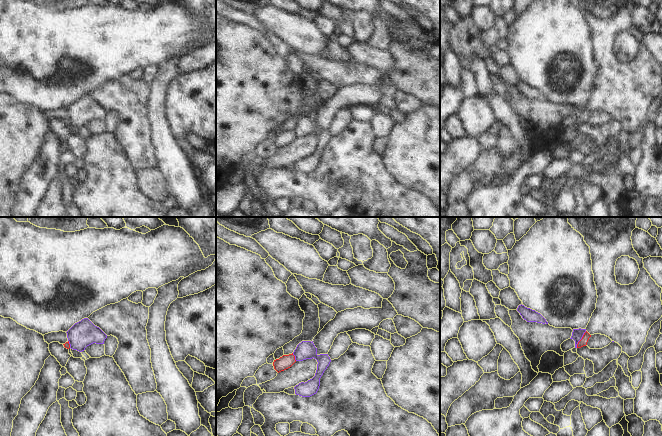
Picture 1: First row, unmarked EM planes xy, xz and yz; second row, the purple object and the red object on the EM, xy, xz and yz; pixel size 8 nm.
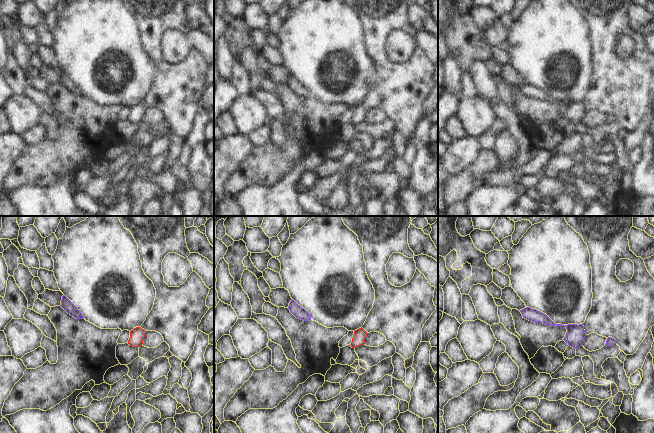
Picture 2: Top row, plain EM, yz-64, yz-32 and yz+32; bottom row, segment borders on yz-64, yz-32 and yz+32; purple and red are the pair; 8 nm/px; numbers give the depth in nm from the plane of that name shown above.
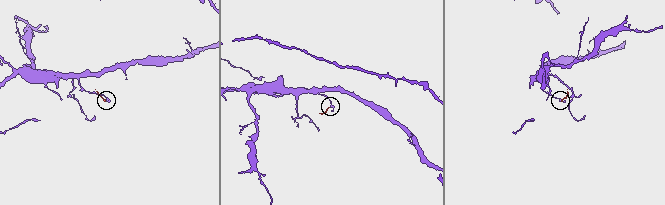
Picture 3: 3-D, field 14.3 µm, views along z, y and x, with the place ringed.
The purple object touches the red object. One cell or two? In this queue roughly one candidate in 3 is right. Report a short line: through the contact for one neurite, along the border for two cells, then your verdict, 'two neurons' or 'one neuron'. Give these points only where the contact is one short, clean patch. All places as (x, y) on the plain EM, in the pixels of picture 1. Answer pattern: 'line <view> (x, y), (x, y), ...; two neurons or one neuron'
line yz (586, 107), (576, 123); two neurons

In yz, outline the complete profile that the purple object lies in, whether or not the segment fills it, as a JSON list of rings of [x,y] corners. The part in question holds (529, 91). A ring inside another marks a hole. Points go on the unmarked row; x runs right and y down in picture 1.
[[[522,80],[518,82],[517,87],[520,89],[522,94],[527,98],[537,98],[542,100],[545,100],[545,99],[548,100],[546,95],[540,89],[530,84],[527,84]]]

